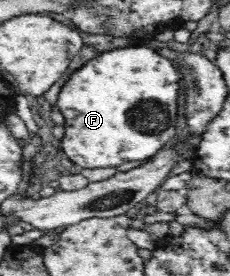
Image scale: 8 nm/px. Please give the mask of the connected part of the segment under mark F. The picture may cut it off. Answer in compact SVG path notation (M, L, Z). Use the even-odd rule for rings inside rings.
M143 44L128 45L125 47L117 47L106 51L98 52L95 59L87 61L87 65L81 65L67 78L65 85L61 88L54 107L61 113L64 119L63 127L65 133L59 141L59 148L65 154L65 157L72 161L75 166L81 169L103 169L117 168L124 163L132 161L143 161L153 158L164 146L168 146L174 141L175 129L177 129L177 99L179 99L179 79L181 79L181 70L175 67L175 63L167 57L159 54L153 48L149 48Z

